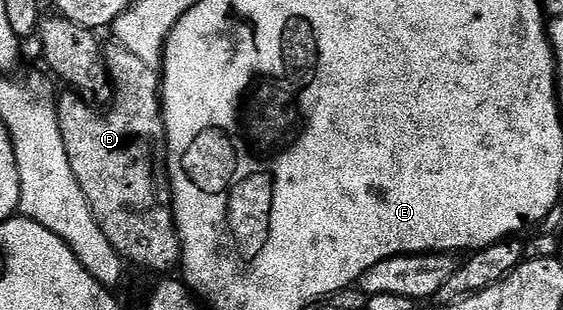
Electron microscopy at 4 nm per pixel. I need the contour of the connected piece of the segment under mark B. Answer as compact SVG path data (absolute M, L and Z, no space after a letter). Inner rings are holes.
M112 44L112 47L109 45L106 50L106 57L108 59L108 76L112 79L112 88L114 91L114 97L110 103L110 108L105 109L101 112L97 107L87 103L79 94L75 92L64 92L59 95L58 98L58 113L60 115L60 127L62 128L62 140L66 144L66 156L70 156L70 168L74 168L74 180L78 180L78 188L82 188L82 192L86 192L86 200L90 204L92 209L92 215L94 220L98 224L98 228L102 228L102 232L106 232L106 240L110 240L110 244L120 253L121 258L124 259L125 263L131 264L132 262L136 266L141 266L144 270L168 270L164 272L172 272L172 269L175 271L177 269L178 263L180 261L180 237L176 231L176 221L172 215L172 186L168 183L168 164L166 161L166 131L164 129L164 107L162 105L162 74L159 69L150 64L145 64L143 60L138 56L134 56L134 52L130 52L126 47L119 44Z

